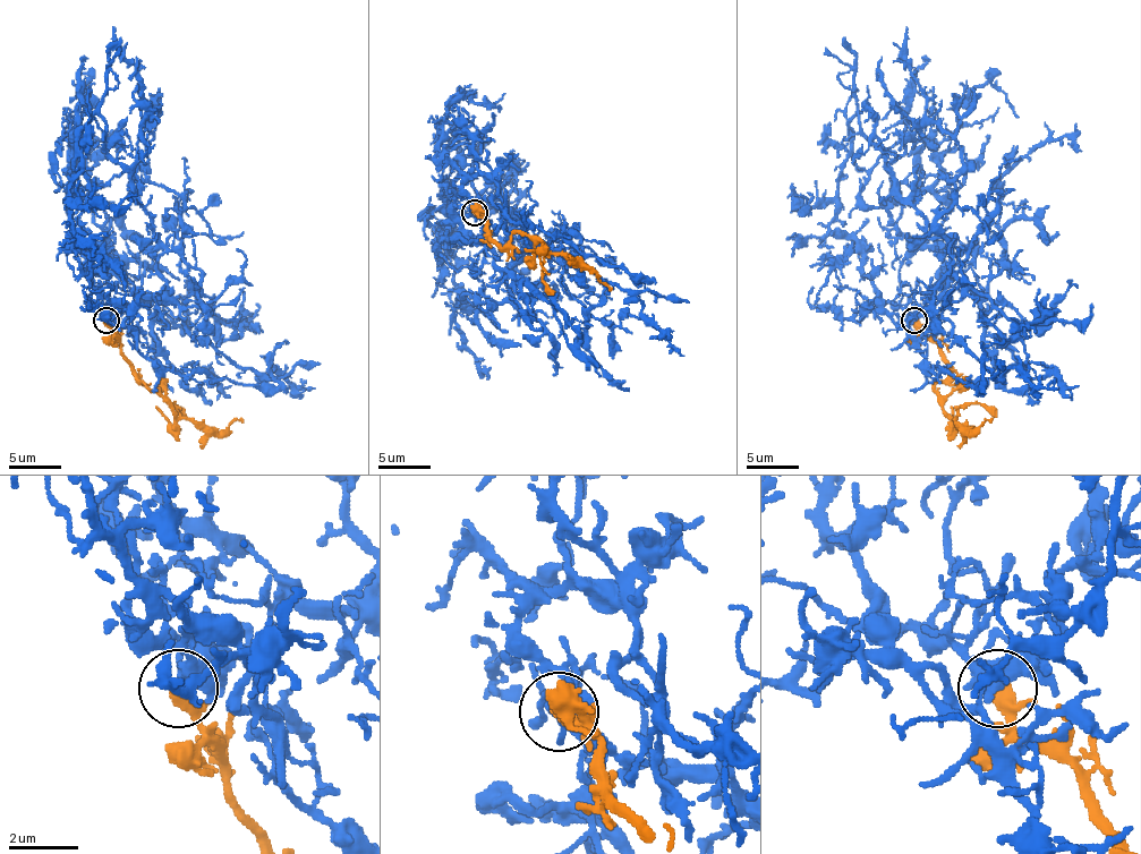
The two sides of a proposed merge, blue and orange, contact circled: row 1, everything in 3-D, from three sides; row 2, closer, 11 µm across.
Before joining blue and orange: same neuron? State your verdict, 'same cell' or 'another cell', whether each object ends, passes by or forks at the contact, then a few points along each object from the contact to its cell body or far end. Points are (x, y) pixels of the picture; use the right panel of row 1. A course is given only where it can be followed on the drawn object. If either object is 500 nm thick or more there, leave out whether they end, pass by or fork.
same cell; blue passes by; orange passes by; blue runs (914, 319), (850, 121), (894, 155), (896, 191), (948, 247), (938, 218), (962, 147), (925, 113), (907, 27); orange runs (914, 319), (922, 335), (938, 346), (948, 372), (936, 385), (936, 395), (964, 429), (990, 419)

